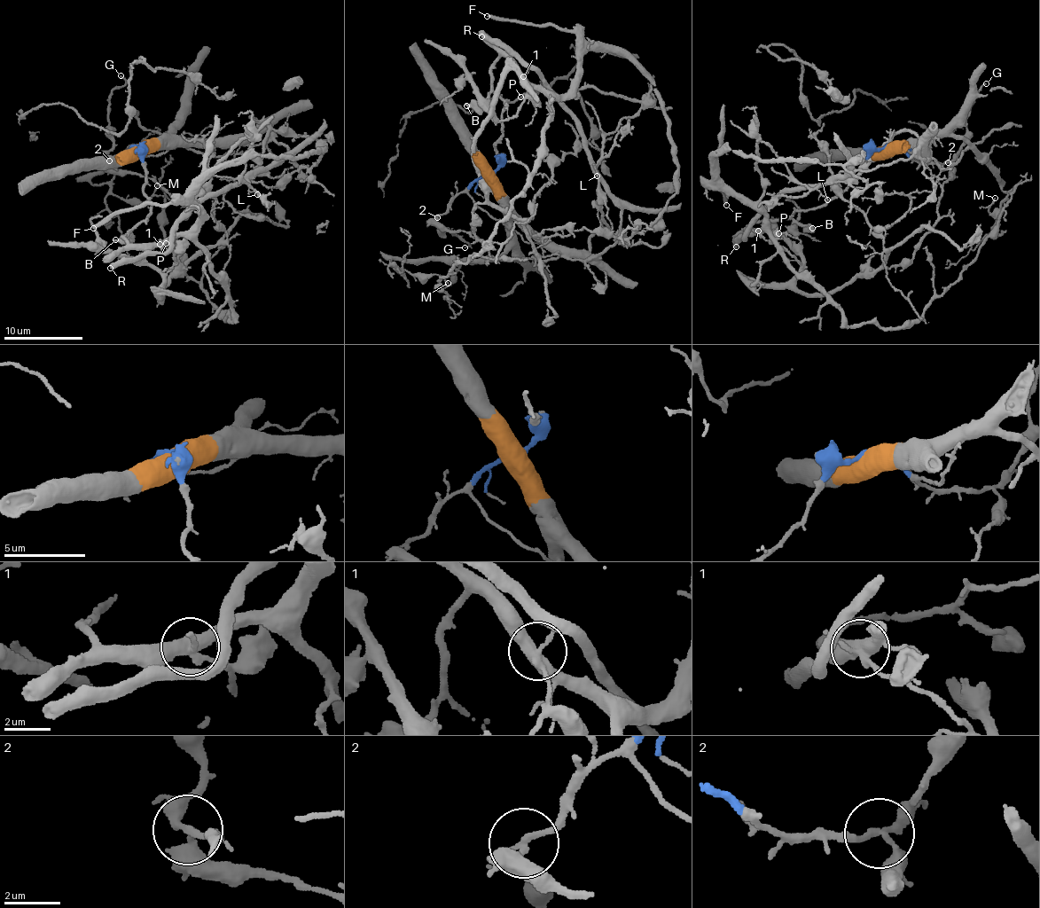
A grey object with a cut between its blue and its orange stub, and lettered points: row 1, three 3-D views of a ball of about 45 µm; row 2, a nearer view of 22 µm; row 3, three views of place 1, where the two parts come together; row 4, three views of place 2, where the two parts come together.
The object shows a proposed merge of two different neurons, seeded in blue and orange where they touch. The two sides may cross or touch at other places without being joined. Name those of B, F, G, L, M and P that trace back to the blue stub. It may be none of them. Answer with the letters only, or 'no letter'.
B, F, G, P

